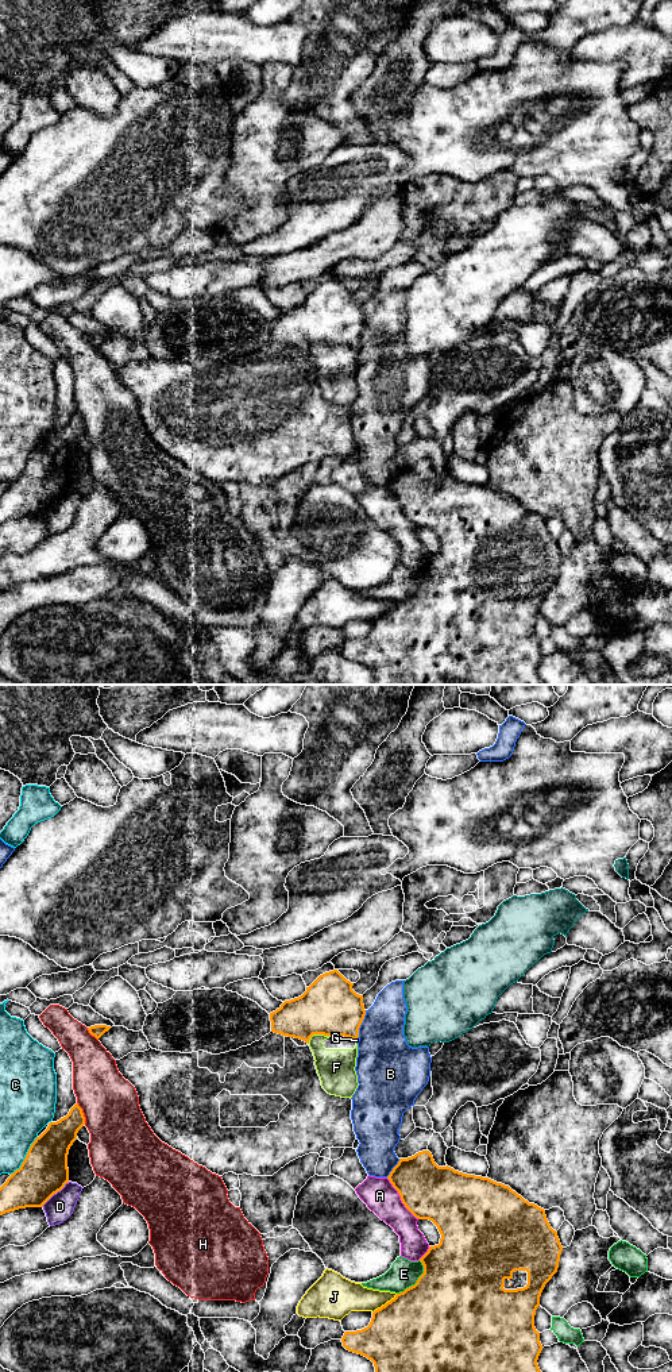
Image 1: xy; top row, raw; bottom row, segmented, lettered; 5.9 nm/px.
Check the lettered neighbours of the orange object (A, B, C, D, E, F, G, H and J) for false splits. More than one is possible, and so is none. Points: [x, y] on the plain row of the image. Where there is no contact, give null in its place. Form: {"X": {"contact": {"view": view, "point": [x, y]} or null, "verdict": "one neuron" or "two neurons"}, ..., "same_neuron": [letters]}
{"A": {"contact": {"view": "xy", "point": [401, 508]}, "verdict": "two neurons"}, "B": {"contact": {"view": "xy", "point": [360, 332]}, "verdict": "two neurons"}, "C": {"contact": {"view": "xy", "point": [26, 465]}, "verdict": "two neurons"}, "D": {"contact": {"view": "xy", "point": [56, 501]}, "verdict": "two neurons"}, "E": {"contact": {"view": "xy", "point": [417, 589]}, "verdict": "two neurons"}, "F": {"contact": {"view": "xy", "point": [317, 342]}, "verdict": "two neurons"}, "G": {"contact": {"view": "xy", "point": [356, 346]}, "verdict": "two neurons"}, "H": {"contact": {"view": "xy", "point": [82, 421]}, "verdict": "two neurons"}, "J": {"contact": {"view": "xy", "point": [386, 612]}, "verdict": "two neurons"}, "same_neuron": []}

